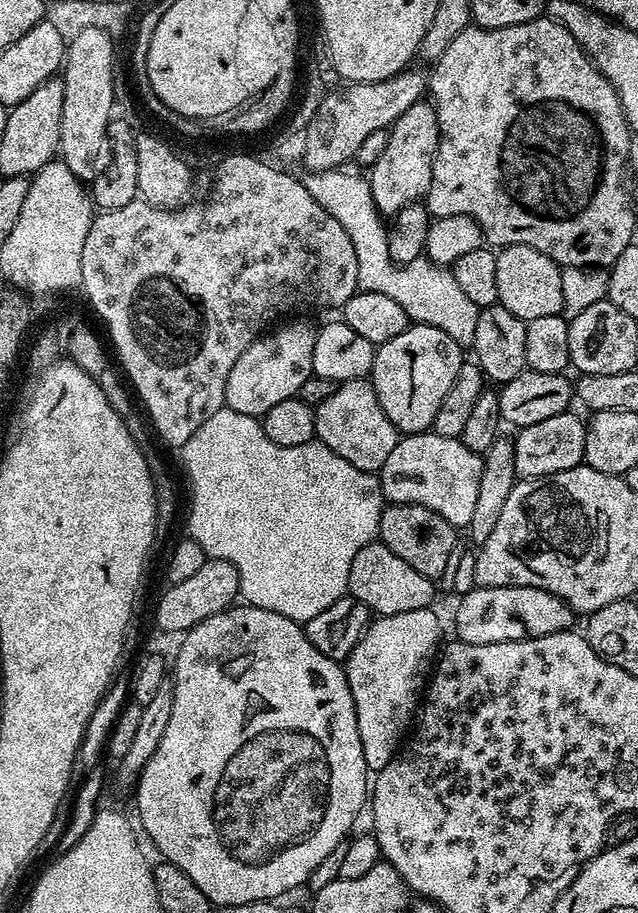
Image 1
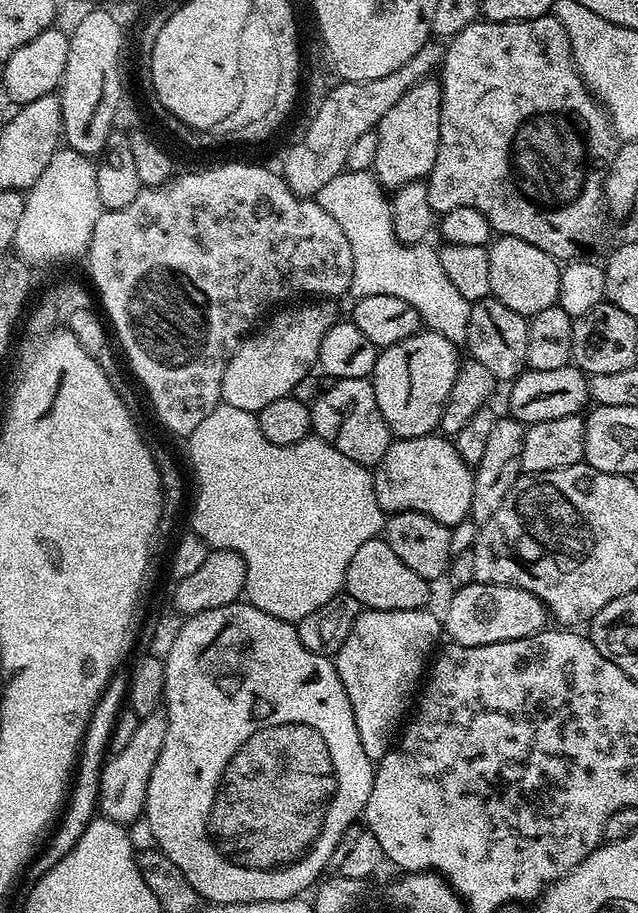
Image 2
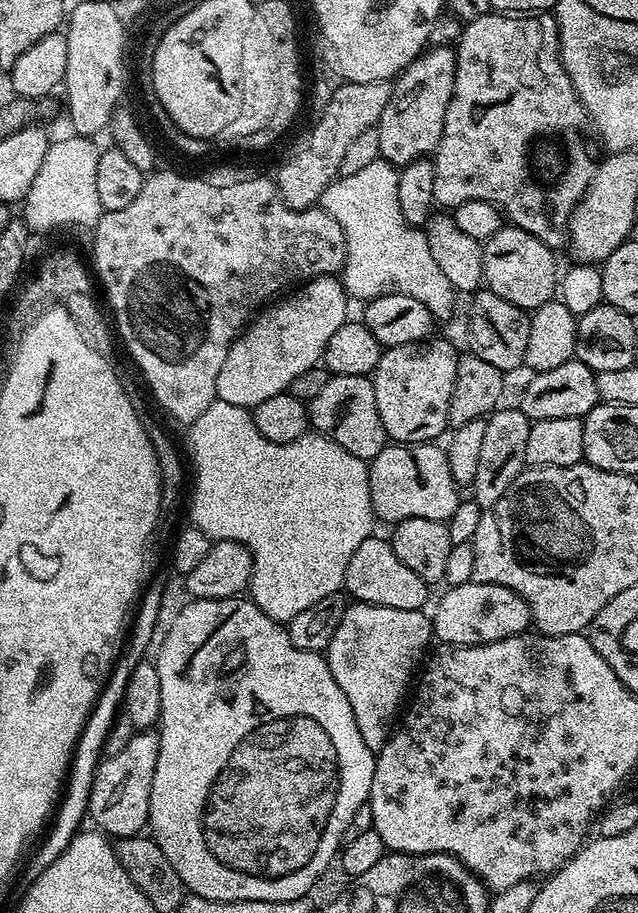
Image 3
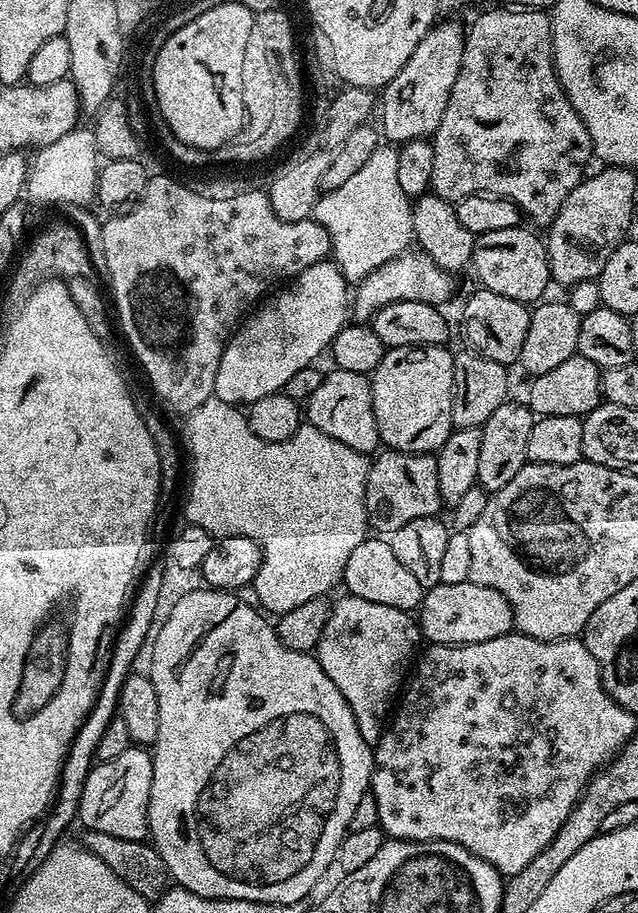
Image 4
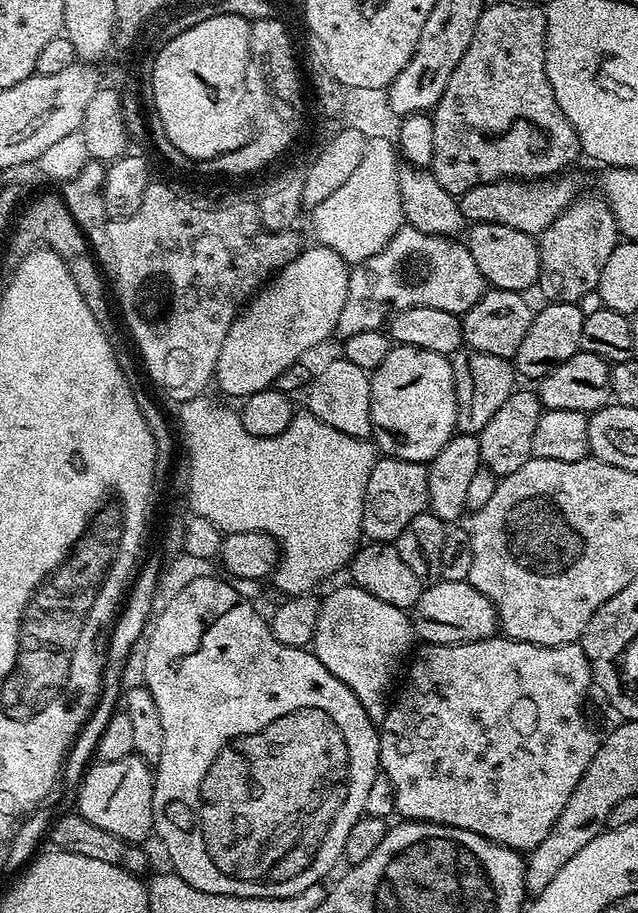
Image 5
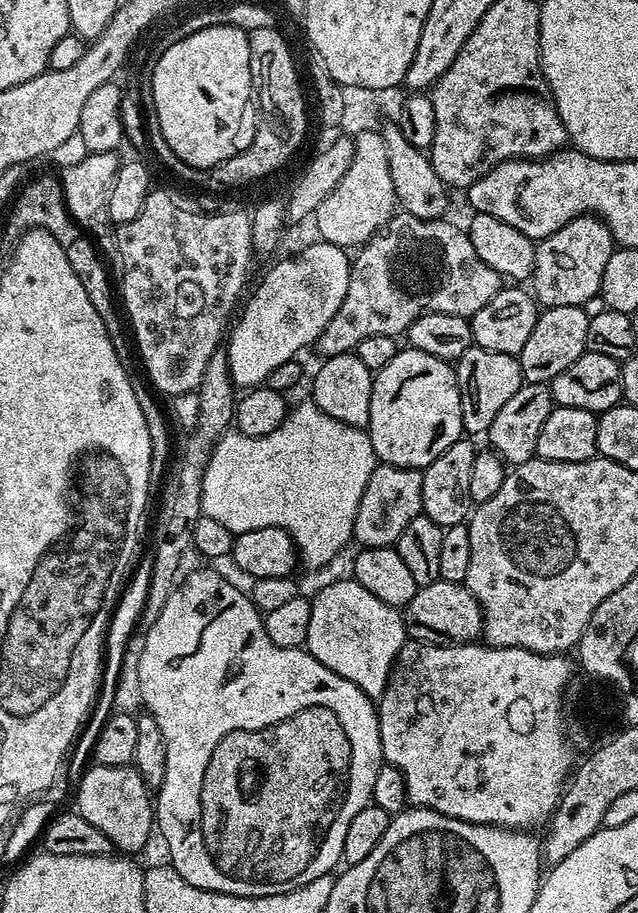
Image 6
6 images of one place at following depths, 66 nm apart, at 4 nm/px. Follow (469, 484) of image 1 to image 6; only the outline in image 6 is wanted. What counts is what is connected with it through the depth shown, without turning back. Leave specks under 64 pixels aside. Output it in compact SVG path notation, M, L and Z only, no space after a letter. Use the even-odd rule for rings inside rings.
M377 463L376 469L370 474L370 482L366 482L366 490L362 494L362 502L358 502L358 514L354 518L352 535L360 548L387 548L395 545L396 540L406 530L406 525L421 515L423 471L414 468L399 468L389 464Z

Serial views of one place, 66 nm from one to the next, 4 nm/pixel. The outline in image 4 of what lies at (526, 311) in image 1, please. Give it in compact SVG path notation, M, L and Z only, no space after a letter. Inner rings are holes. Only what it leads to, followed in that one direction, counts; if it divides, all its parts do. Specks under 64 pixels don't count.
M517 226L506 230L490 230L477 236L470 268L471 271L476 271L479 283L494 294L506 294L506 298L514 298L518 302L531 305L543 297L540 295L550 285L550 273L545 241L541 237L539 240L531 232L533 229L528 228Z

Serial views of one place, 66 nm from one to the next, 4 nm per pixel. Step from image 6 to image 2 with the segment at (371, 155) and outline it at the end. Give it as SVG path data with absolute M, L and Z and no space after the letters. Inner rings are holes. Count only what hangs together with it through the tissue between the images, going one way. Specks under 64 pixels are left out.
M342 171L323 186L314 199L338 226L342 226L342 234L346 234L346 242L350 242L354 254L354 278L350 289L353 297L390 294L402 298L402 302L410 302L410 306L418 310L427 331L442 334L457 346L464 344L472 304L462 298L450 278L446 278L439 251L435 247L432 249L431 243L400 243L394 232L389 193L371 171Z

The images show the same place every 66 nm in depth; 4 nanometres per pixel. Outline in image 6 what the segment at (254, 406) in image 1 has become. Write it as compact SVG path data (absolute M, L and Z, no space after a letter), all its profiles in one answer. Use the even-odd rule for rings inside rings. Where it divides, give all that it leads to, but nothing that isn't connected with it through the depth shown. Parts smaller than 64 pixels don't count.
M315 242L309 248L301 250L297 256L288 256L280 260L260 280L256 289L251 289L247 297L248 305L244 313L231 325L226 336L226 351L228 354L229 376L237 389L247 390L263 385L268 375L282 362L295 360L301 354L303 348L311 349L316 339L326 330L330 318L338 314L338 306L346 298L346 286L350 282L350 256L347 256L345 249L338 244L326 244Z

